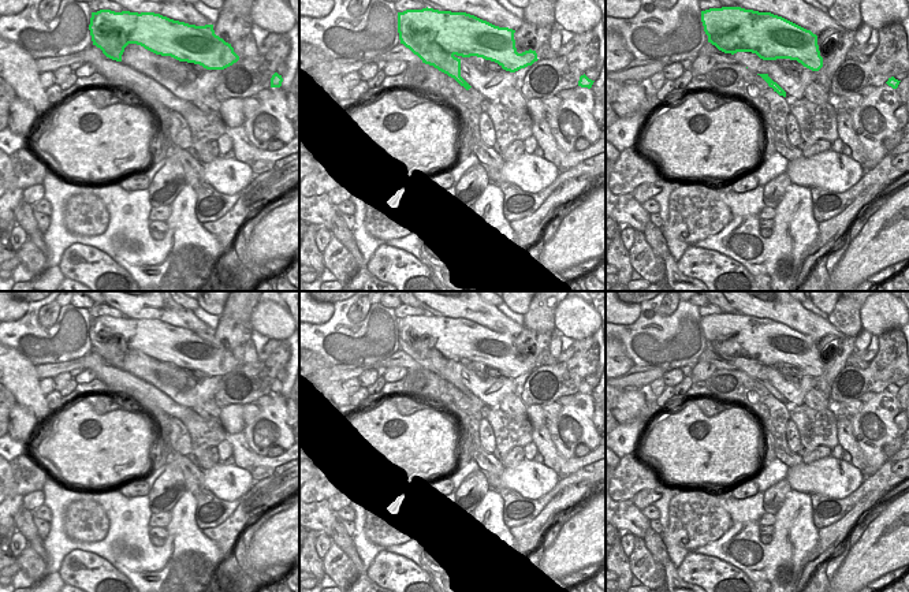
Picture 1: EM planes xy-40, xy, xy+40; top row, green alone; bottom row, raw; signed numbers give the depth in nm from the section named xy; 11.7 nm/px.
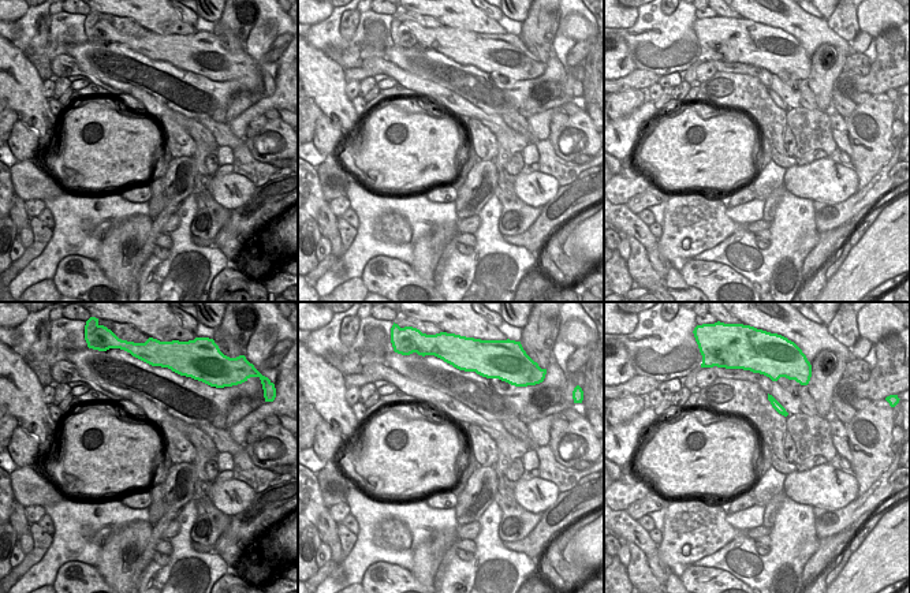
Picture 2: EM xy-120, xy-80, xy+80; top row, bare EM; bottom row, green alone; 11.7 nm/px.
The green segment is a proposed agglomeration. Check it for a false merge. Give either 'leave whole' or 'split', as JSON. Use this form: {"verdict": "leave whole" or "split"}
{"verdict": "leave whole"}

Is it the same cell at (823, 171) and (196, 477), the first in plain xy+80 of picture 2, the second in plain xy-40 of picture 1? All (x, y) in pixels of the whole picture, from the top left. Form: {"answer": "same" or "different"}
{"answer": "different"}

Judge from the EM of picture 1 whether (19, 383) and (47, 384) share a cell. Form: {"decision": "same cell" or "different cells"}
{"decision": "different cells"}

